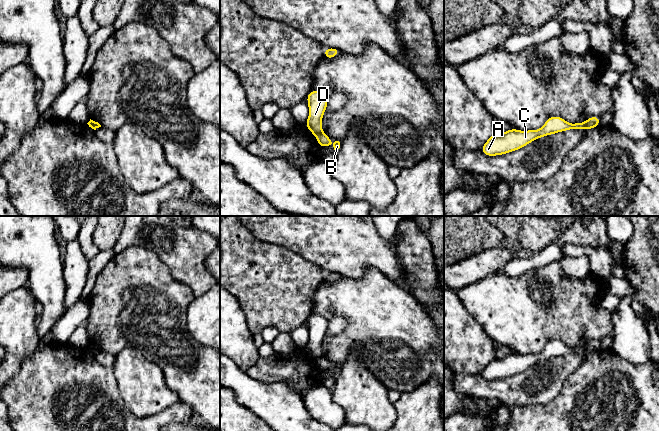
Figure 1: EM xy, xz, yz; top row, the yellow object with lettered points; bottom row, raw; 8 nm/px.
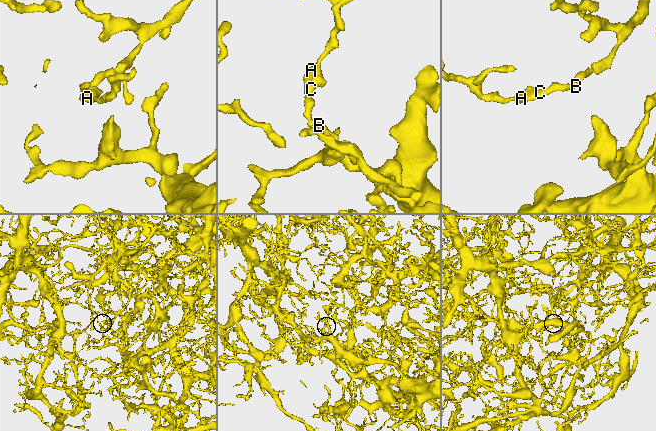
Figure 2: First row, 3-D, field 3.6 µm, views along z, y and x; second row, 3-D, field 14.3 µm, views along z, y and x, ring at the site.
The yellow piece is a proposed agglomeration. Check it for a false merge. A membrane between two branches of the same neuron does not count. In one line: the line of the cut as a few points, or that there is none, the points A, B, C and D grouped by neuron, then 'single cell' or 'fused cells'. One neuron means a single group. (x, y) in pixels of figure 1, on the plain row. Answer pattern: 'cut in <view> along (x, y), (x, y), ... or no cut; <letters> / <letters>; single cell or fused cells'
cut in xz along (321, 355), (315, 359); A C D / B; fused cells

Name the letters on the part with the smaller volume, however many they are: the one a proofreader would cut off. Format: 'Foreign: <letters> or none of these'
Foreign: A, C, D

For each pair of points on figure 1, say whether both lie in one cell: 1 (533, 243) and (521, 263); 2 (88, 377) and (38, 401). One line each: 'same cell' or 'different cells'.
1: different cells
2: same cell

